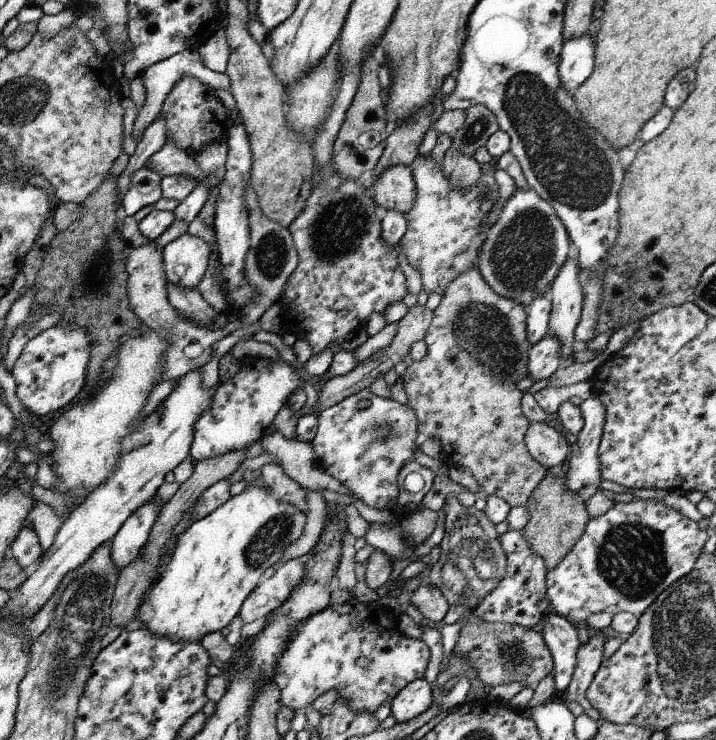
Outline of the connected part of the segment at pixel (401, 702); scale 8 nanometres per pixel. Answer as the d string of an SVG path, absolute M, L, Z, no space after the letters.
M418 679L405 686L391 700L390 712L397 723L407 723L425 713L432 706L432 689L426 679Z

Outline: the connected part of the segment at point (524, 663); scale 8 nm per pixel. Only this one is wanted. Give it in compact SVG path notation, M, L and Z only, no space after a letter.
M468 622L467 625L461 628L458 641L453 648L453 654L456 657L466 657L477 672L477 678L489 688L516 681L522 683L523 688L530 687L534 689L543 678L553 672L553 658L542 635L536 629L529 629L522 625L486 622L478 625Z

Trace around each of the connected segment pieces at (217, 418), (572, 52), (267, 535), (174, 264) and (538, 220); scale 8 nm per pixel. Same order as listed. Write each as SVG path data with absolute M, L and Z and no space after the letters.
M258 360L247 368L240 369L226 381L220 381L213 394L213 401L203 410L196 422L193 444L189 456L205 461L223 454L248 449L257 440L262 440L274 427L278 411L293 396L302 380L294 367L283 360Z
M587 33L580 38L564 41L559 62L560 82L566 92L573 94L592 74L595 50Z
M255 469L253 476L254 480L240 494L230 497L218 510L193 522L179 534L167 563L161 566L159 577L146 592L135 614L134 619L140 620L144 629L174 642L202 640L206 634L222 630L236 618L249 594L258 586L266 568L280 566L285 550L291 548L304 532L307 514L278 499L270 488L260 487L257 484L260 469Z
M186 232L165 238L162 249L168 283L197 288L208 265L209 244L198 235Z
M517 187L517 189L512 193L512 196L506 200L502 205L502 210L499 214L498 220L487 230L487 235L483 240L481 249L477 254L477 269L480 271L482 278L486 281L486 284L501 297L513 300L519 305L522 305L526 308L535 298L542 297L545 293L549 295L550 288L557 277L557 274L563 267L563 264L568 260L568 248L570 248L570 239L566 230L566 227L563 225L563 222L558 218L556 211L550 203L542 198L532 187L527 190Z

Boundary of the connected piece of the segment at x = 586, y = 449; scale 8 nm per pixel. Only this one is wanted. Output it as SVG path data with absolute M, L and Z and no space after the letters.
M593 394L590 398L583 400L580 405L585 420L583 429L577 434L578 440L571 445L571 454L568 458L568 471L565 476L565 485L569 491L581 496L585 501L589 499L601 486L601 462L598 456L598 447L601 441L605 409L601 400Z

